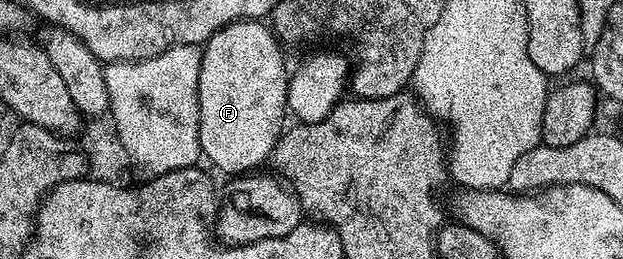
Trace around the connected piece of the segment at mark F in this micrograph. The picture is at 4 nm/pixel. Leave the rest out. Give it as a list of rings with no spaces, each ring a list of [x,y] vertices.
[[[246,19],[243,22],[233,22],[230,25],[226,25],[225,28],[217,30],[209,38],[209,40],[203,45],[201,66],[200,66],[200,78],[197,81],[197,100],[200,104],[200,142],[203,157],[206,160],[210,160],[216,167],[226,172],[228,176],[240,176],[254,169],[257,169],[265,159],[266,161],[271,157],[274,146],[281,138],[284,130],[284,116],[286,117],[288,112],[287,102],[287,84],[289,82],[289,69],[284,60],[283,47],[278,39],[275,37],[273,31],[261,21],[255,19]]]

